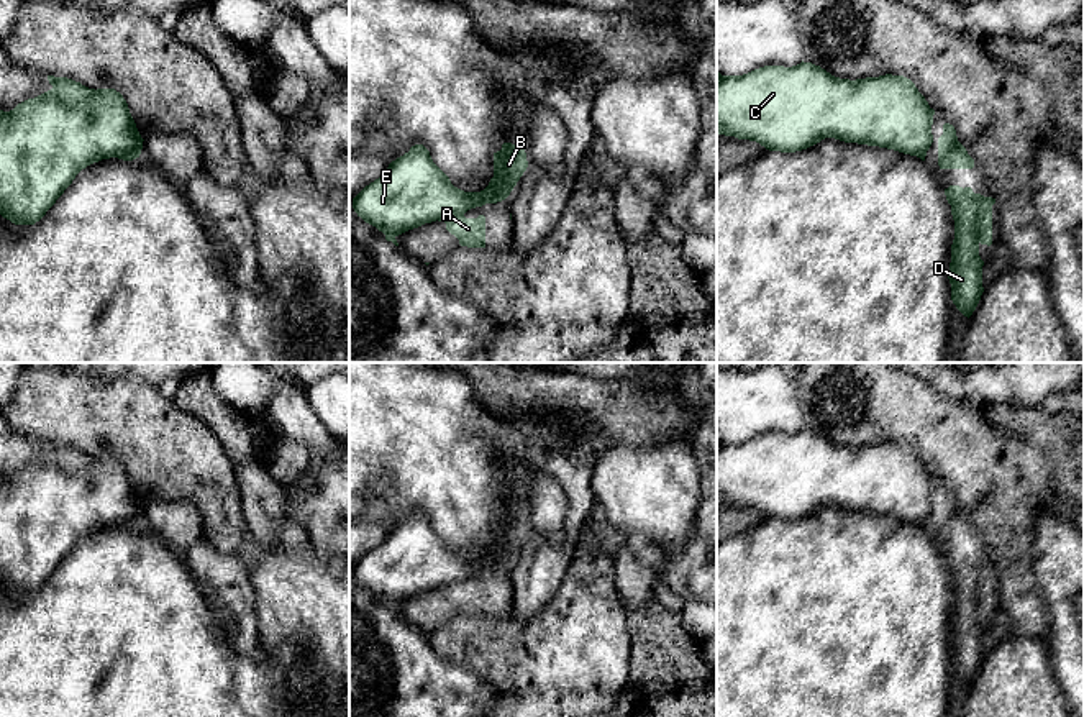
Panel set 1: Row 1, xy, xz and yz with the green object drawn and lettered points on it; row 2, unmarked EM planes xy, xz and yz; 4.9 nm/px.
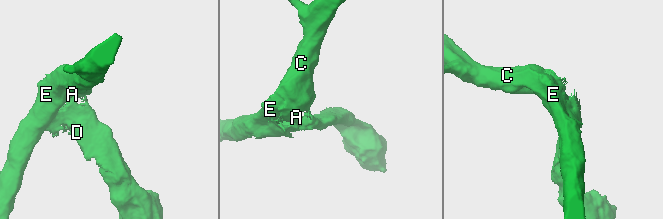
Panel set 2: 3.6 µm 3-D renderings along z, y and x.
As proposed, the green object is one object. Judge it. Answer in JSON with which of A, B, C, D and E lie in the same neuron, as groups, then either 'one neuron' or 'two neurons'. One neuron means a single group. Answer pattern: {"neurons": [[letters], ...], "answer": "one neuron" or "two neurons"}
{"neurons": [["A", "D"], ["B", "C", "E"]], "answer": "two neurons"}

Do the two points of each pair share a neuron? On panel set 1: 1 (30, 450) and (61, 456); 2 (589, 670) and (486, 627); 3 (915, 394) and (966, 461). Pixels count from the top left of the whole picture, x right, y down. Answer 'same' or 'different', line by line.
1: same
2: same
3: same

